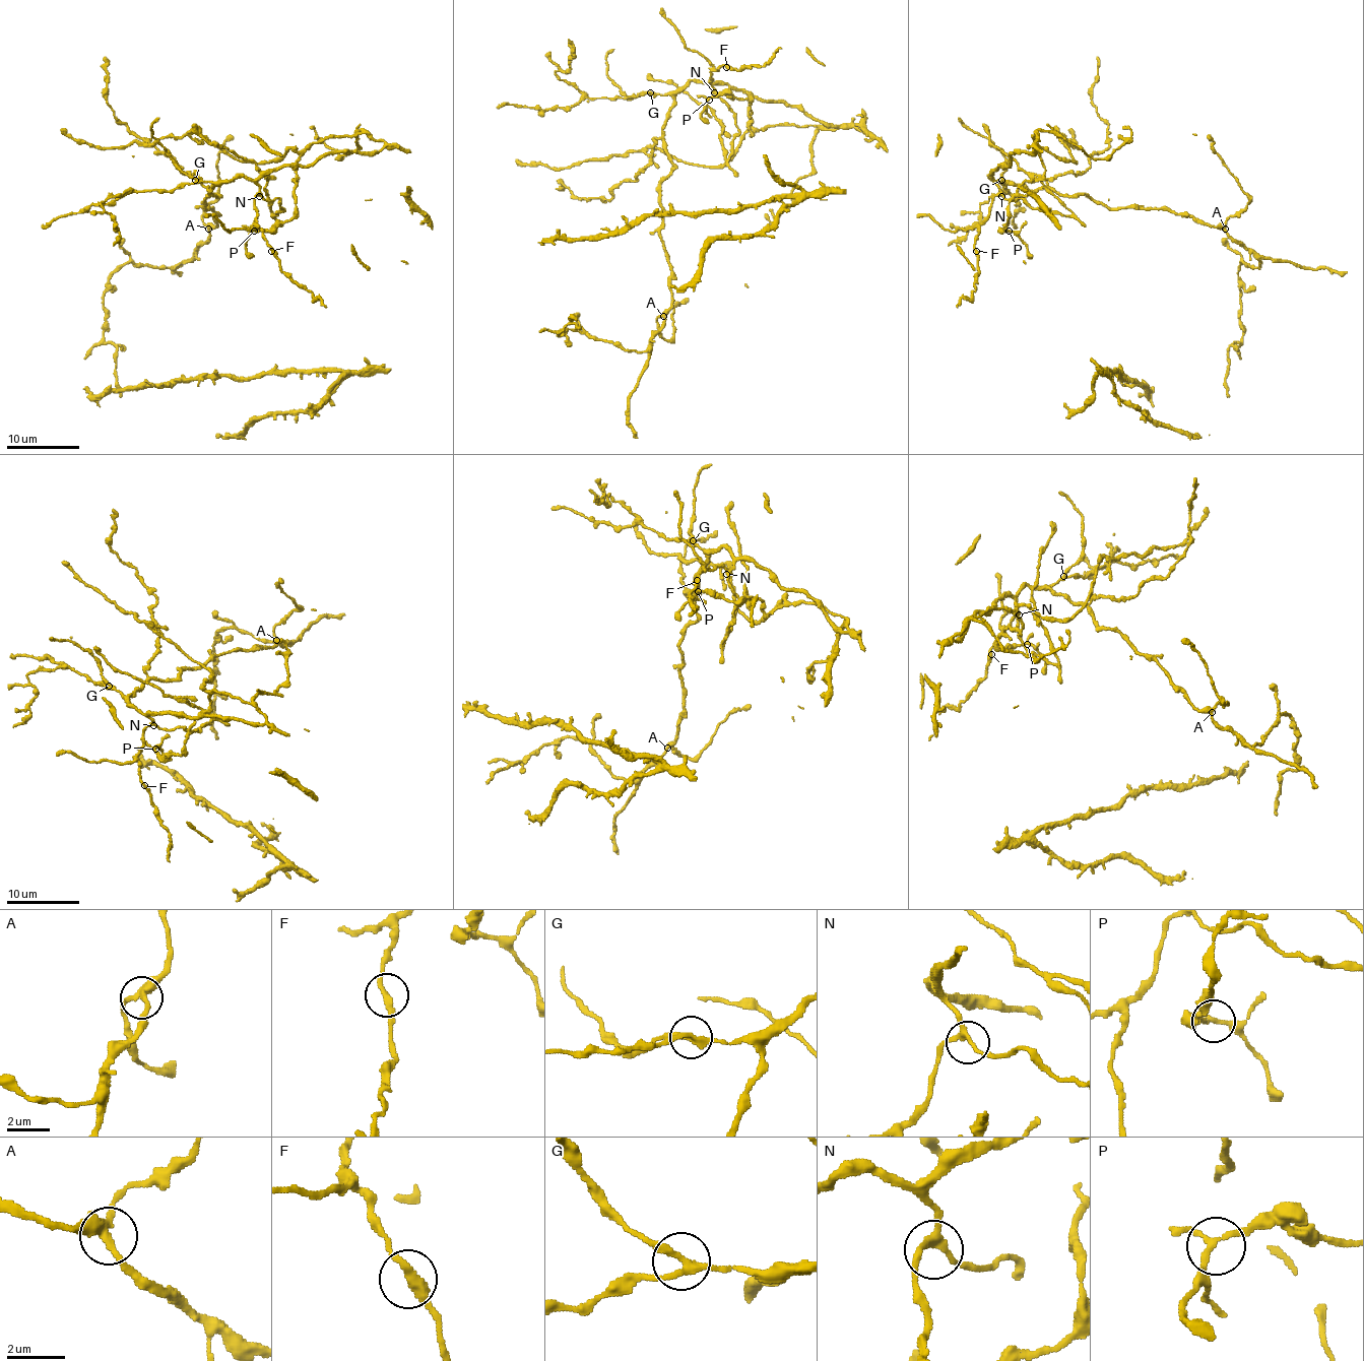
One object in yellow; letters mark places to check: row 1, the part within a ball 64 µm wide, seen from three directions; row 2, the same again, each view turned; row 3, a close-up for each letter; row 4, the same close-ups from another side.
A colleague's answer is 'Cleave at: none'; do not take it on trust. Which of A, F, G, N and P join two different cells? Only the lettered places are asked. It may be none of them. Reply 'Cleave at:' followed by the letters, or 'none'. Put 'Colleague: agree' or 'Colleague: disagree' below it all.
Cleave at: none
Colleague: agree

